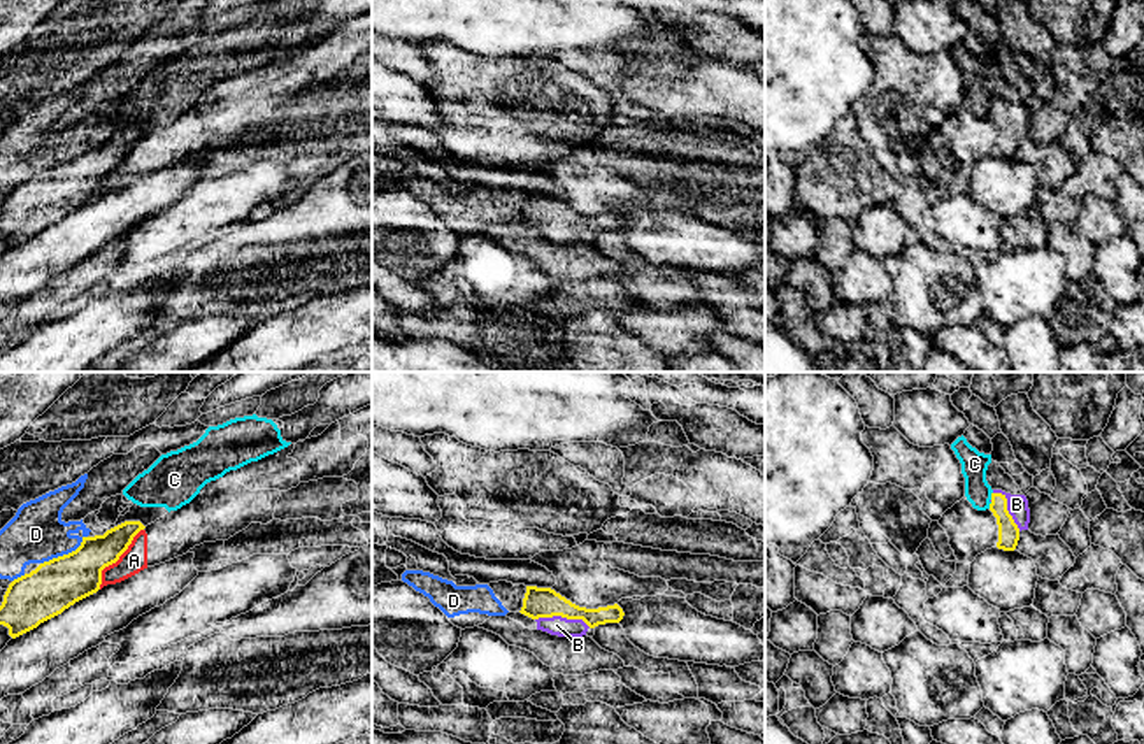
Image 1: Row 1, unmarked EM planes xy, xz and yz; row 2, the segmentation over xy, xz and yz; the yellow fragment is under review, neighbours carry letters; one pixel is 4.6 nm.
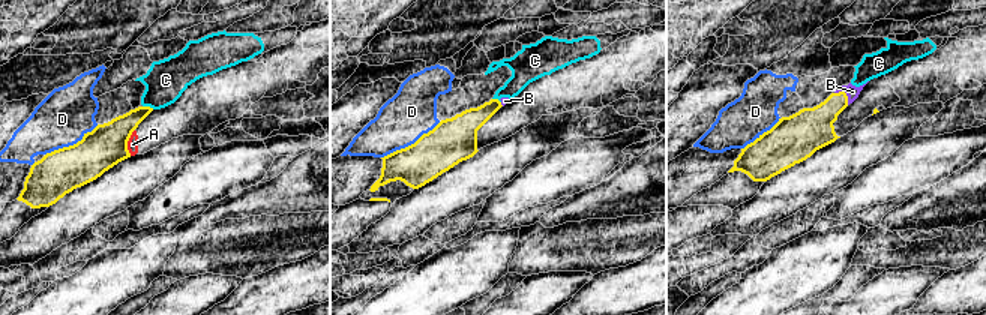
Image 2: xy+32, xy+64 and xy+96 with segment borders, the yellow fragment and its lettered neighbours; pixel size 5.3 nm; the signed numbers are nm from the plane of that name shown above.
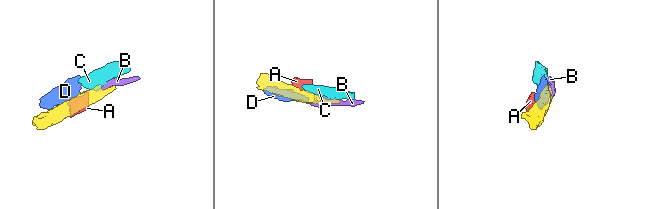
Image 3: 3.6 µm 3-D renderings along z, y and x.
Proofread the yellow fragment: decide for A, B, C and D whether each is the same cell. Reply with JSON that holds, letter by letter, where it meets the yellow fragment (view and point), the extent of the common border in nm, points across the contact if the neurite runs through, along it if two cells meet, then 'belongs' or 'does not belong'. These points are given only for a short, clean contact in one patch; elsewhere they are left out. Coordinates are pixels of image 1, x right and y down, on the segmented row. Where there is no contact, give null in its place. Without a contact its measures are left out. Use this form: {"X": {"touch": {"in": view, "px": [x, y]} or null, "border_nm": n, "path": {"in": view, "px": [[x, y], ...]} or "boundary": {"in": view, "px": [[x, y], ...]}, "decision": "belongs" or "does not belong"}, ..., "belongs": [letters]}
{"A": {"touch": {"in": "xy", "px": [116, 560]}, "border_nm": 340, "boundary": {"in": "xy", "px": [[142, 529], [128, 548], [102, 571], [99, 588]]}, "decision": "does not belong"}, "B": {"touch": {"in": "xz", "px": [564, 616]}, "border_nm": 260, "decision": "belongs"}, "C": {"touch": {"in": "yz", "px": [992, 495]}, "border_nm": 40, "boundary": {"in": "yz", "px": [[992, 492], [990, 499]]}, "decision": "does not belong"}, "D": {"touch": {"in": "xy", "px": [64, 555]}, "border_nm": 260, "decision": "does not belong"}, "belongs": ["B"]}

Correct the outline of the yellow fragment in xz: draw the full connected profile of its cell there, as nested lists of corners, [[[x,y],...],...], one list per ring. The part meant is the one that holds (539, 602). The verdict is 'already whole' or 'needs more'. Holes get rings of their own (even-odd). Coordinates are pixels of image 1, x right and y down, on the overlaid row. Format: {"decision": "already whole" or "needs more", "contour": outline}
{"decision": "needs more", "contour": [[[526,586],[521,614],[537,621],[537,630],[558,637],[583,637],[590,628],[619,623],[623,609],[614,604],[586,609],[572,604],[551,588]]]}

